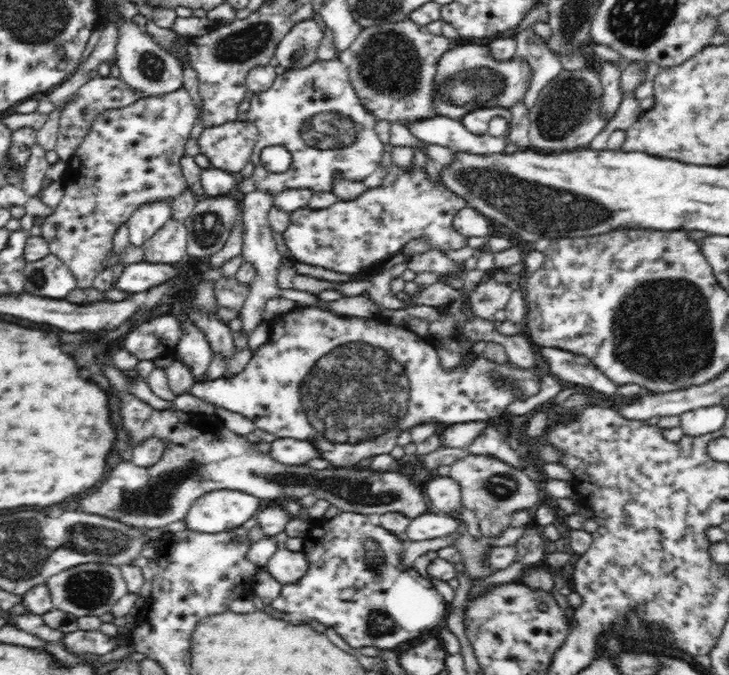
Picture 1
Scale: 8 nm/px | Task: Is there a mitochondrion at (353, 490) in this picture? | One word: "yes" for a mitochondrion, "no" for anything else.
yes

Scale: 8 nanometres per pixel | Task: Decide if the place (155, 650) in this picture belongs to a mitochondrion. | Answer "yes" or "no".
no

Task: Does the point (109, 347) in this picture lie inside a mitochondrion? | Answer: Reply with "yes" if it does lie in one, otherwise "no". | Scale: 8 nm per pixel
no

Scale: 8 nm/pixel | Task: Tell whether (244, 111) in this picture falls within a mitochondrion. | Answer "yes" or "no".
no

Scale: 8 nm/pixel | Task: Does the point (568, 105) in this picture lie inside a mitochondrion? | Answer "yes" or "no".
yes

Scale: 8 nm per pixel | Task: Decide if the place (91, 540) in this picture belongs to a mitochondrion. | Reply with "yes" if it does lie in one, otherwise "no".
yes

